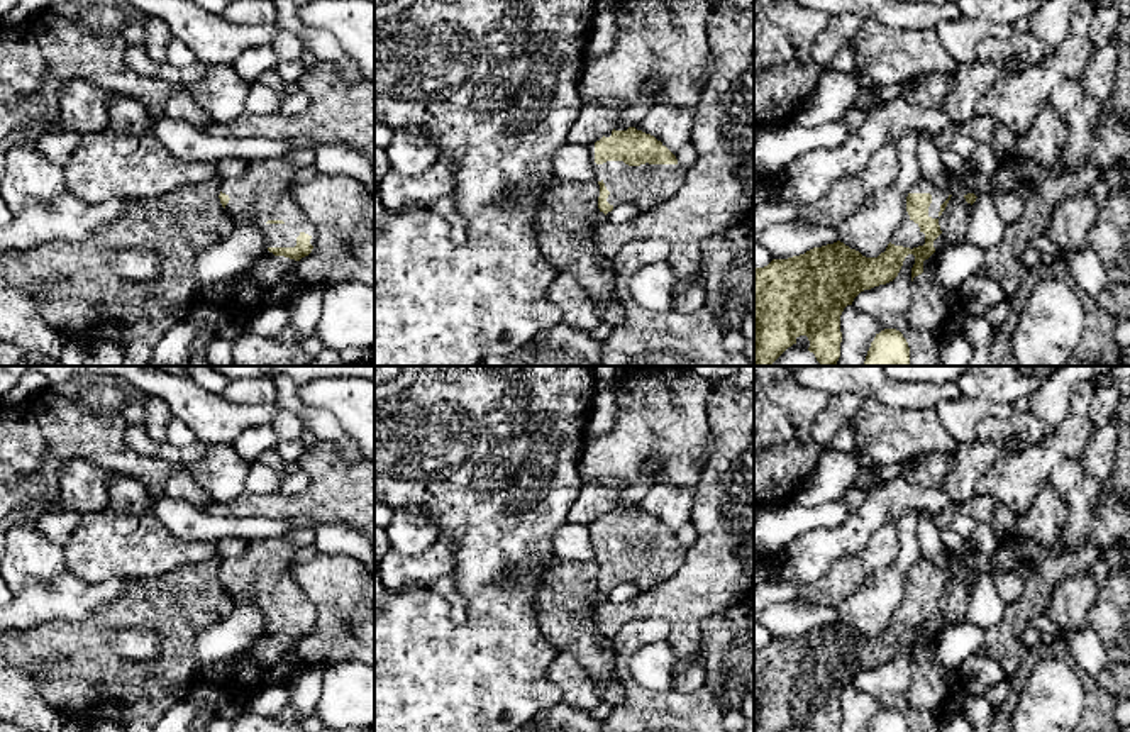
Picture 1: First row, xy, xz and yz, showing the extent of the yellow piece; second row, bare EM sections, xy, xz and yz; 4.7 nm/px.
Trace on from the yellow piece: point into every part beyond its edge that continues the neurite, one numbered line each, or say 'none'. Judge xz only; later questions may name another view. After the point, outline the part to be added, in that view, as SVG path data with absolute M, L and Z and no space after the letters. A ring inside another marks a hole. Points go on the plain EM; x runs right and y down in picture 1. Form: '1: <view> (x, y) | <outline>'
1: xz (648, 565) | M595 524L588 529L595 559L605 563L610 571L607 581L613 586L635 583L640 591L645 591L676 574L688 554L679 542L629 546L623 541L607 541L596 544Z

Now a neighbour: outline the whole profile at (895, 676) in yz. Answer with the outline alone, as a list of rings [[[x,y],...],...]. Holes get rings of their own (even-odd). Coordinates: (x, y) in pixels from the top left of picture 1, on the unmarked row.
[[[908,634],[898,656],[886,663],[874,666],[871,669],[861,671],[852,685],[857,691],[869,695],[879,693],[906,693],[911,685],[911,647],[915,644],[915,635]]]

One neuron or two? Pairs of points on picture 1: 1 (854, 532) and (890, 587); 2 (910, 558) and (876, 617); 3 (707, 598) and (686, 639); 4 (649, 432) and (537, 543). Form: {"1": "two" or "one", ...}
{"1": "two", "2": "one", "3": "one", "4": "two"}

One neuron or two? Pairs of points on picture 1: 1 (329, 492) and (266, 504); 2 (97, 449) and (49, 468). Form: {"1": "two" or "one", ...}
{"1": "one", "2": "one"}

